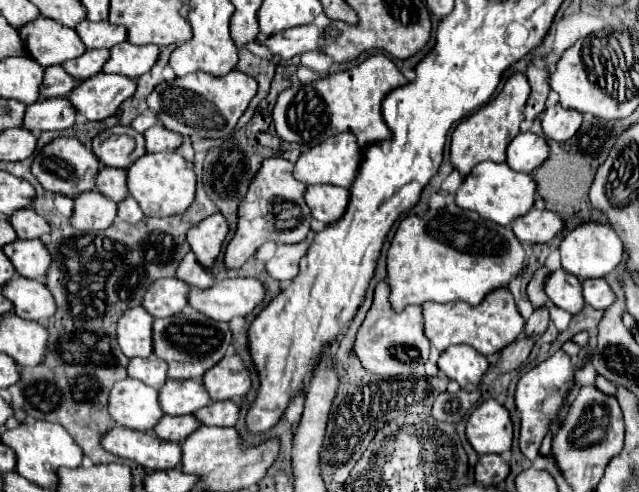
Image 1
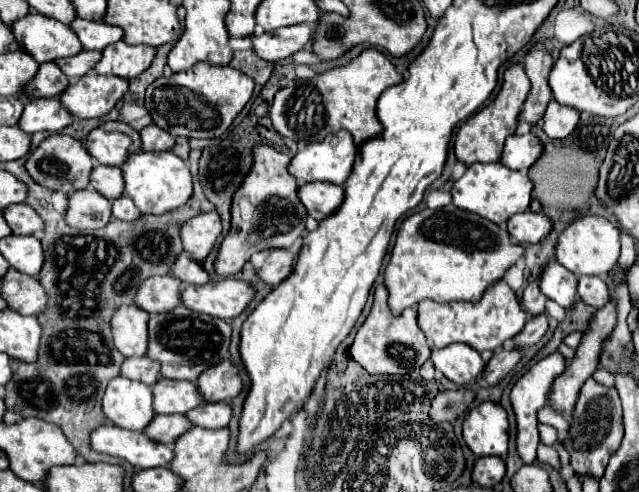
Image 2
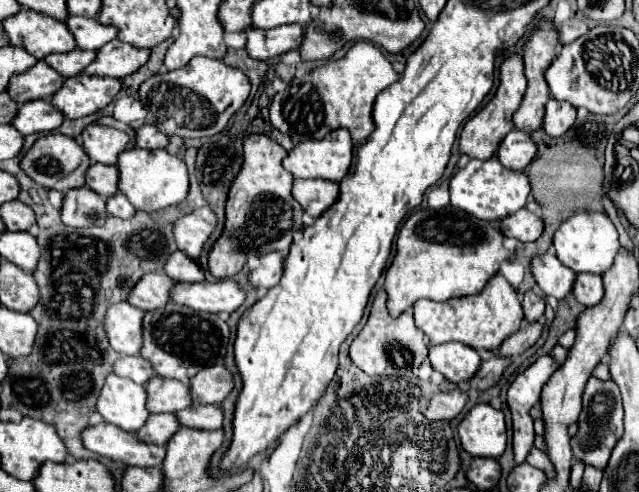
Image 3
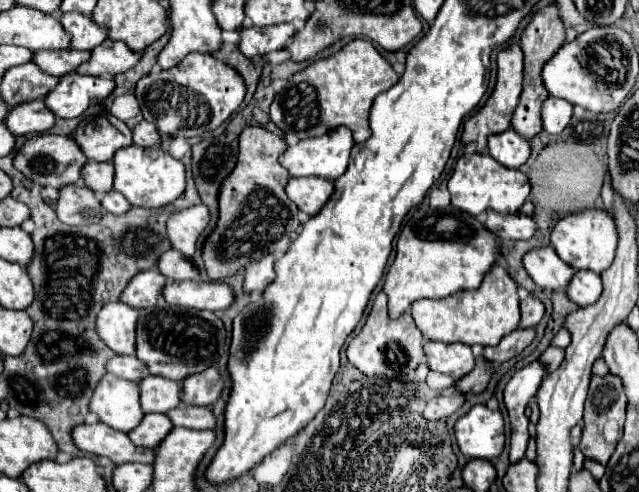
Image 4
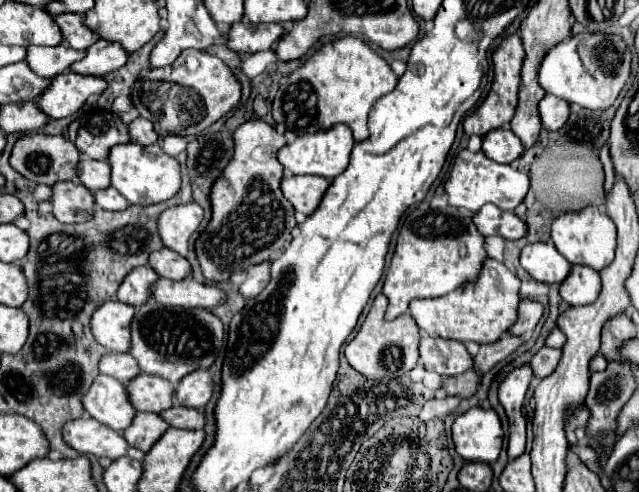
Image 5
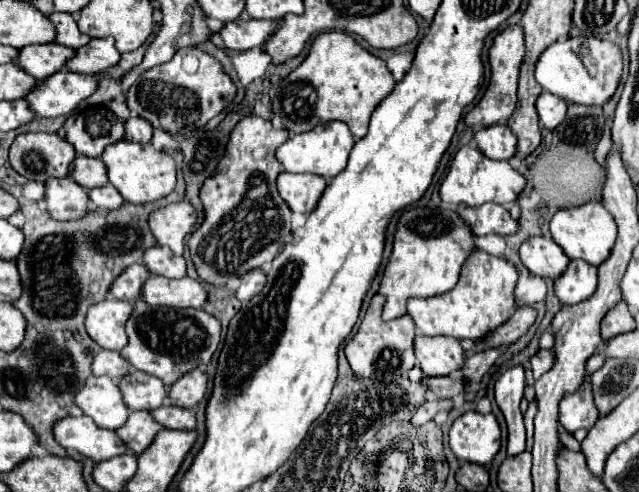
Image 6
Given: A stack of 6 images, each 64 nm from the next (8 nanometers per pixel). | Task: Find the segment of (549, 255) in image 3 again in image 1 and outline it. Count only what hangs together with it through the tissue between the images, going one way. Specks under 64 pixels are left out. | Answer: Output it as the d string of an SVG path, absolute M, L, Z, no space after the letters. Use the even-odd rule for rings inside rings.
M562 268L548 276L546 294L554 306L566 310L572 316L580 314L584 308L584 296L582 296L580 280L576 280L576 276L570 276Z

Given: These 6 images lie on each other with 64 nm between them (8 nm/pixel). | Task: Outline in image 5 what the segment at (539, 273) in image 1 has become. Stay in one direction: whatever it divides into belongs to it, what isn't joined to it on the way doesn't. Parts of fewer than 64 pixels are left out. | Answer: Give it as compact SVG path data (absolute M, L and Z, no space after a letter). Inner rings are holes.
M522 300L520 308L518 308L518 322L512 326L512 334L516 336L530 336L534 332L534 326L538 324L538 320L542 318L542 304L536 300Z

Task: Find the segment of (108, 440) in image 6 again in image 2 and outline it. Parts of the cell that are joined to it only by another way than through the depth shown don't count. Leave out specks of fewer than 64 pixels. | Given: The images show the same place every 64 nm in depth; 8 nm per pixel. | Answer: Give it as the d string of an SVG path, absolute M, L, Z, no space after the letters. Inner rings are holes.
M100 426L92 432L92 448L110 456L128 460L132 466L158 468L168 466L174 458L174 450L150 440L146 432L134 432L118 426Z

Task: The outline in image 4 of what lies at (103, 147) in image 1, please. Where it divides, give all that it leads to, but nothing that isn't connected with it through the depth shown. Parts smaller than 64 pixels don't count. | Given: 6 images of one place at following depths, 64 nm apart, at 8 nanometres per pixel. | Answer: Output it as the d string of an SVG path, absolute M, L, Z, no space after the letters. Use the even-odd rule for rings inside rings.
M104 114L86 118L78 126L74 140L78 142L82 152L88 156L88 160L96 160L96 162L110 162L116 150L128 146L126 136L120 130L116 130L106 120Z

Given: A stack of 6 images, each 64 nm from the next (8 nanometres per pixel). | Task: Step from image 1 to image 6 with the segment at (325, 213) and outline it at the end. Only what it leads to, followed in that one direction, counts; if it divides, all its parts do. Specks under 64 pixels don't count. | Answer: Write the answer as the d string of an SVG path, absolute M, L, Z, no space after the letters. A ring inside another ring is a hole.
M282 172L278 176L278 192L292 208L292 212L310 214L316 208L324 188L326 188L326 180L316 174Z

